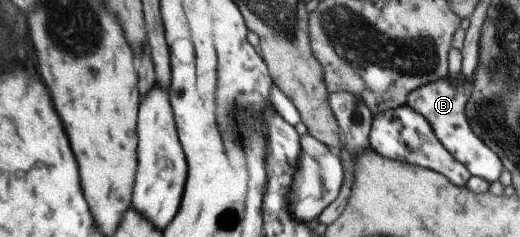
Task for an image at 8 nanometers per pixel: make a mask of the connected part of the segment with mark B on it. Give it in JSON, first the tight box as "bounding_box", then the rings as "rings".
{"bounding_box":[406,73,502,183],"rings":[[[460,73],[457,75],[457,81],[454,85],[448,81],[448,77],[416,87],[407,96],[406,106],[415,109],[420,116],[423,116],[435,136],[443,144],[449,153],[457,161],[464,164],[469,170],[470,175],[484,179],[487,183],[498,181],[498,176],[502,174],[502,164],[500,159],[493,153],[473,132],[470,130],[467,118],[465,117],[464,107],[471,90],[473,74],[468,82],[460,79]]]}

